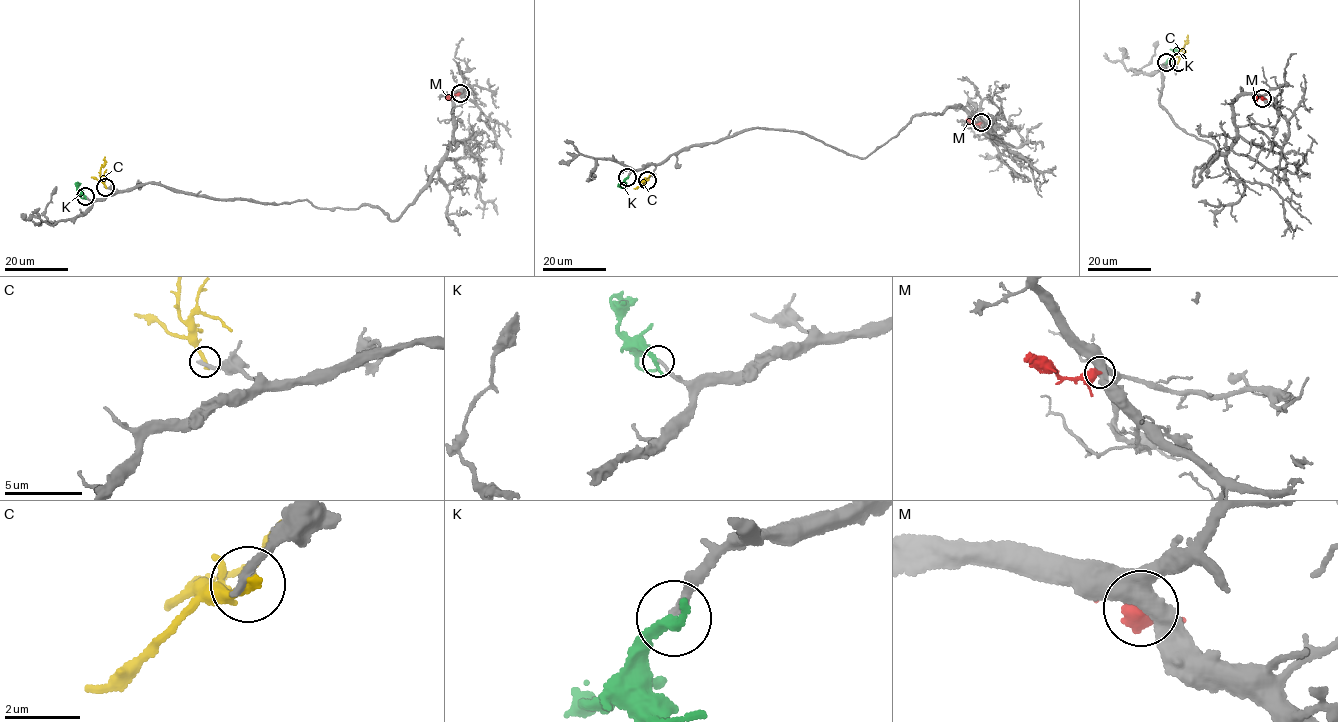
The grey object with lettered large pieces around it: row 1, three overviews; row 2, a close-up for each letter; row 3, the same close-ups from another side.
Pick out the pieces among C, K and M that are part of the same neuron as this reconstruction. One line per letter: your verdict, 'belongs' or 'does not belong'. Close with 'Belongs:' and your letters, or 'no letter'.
C: does not belong
K: belongs
M: does not belong
Belongs: K

